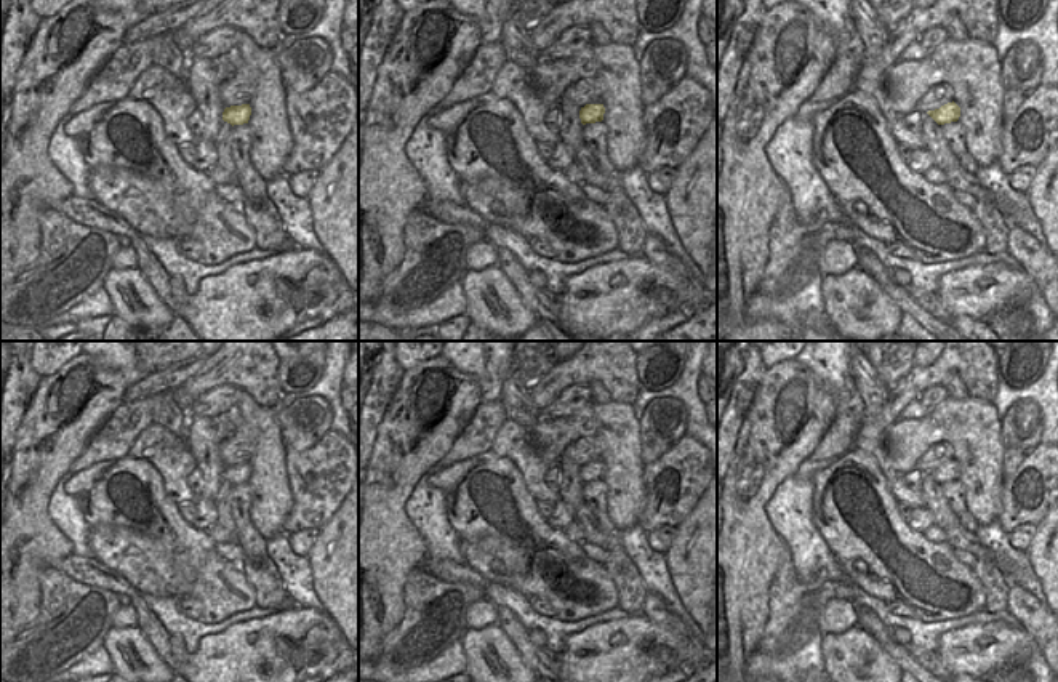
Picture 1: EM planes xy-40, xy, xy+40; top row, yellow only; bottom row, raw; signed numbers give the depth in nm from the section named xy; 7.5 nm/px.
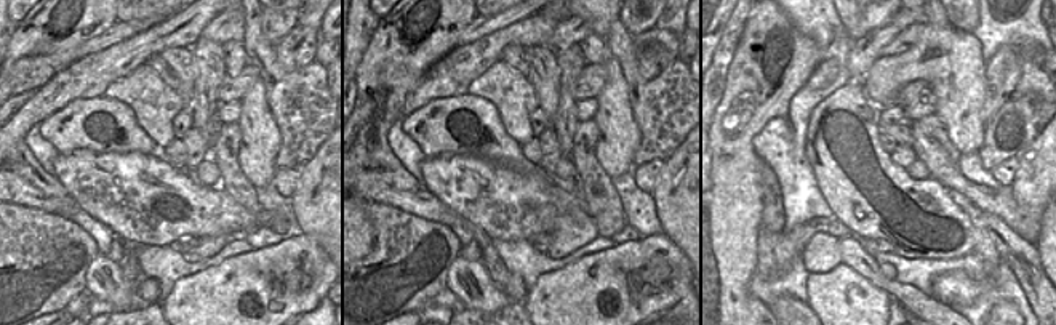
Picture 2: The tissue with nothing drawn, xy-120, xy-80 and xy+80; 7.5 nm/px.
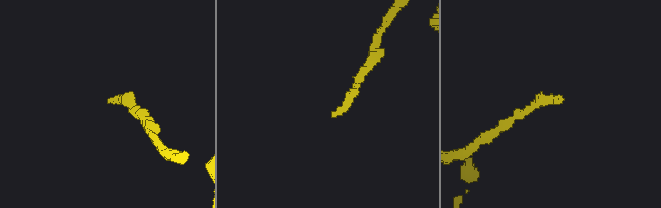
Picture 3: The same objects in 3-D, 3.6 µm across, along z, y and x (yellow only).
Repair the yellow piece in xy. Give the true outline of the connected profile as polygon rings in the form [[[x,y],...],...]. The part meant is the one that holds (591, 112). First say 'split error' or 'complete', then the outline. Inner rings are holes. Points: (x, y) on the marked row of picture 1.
split error; [[[583,78],[570,85],[563,96],[581,107],[579,118],[583,125],[603,120],[605,114],[603,104],[589,102],[591,99],[597,98],[597,88],[592,78]]]

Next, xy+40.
split error; [[[948,83],[933,85],[919,101],[917,110],[928,114],[938,125],[957,122],[960,107],[952,101],[954,90]]]

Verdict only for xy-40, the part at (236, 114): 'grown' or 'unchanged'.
unchanged

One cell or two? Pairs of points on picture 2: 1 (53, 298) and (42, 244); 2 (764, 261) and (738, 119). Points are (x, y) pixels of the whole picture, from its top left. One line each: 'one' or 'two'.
1: one
2: one

